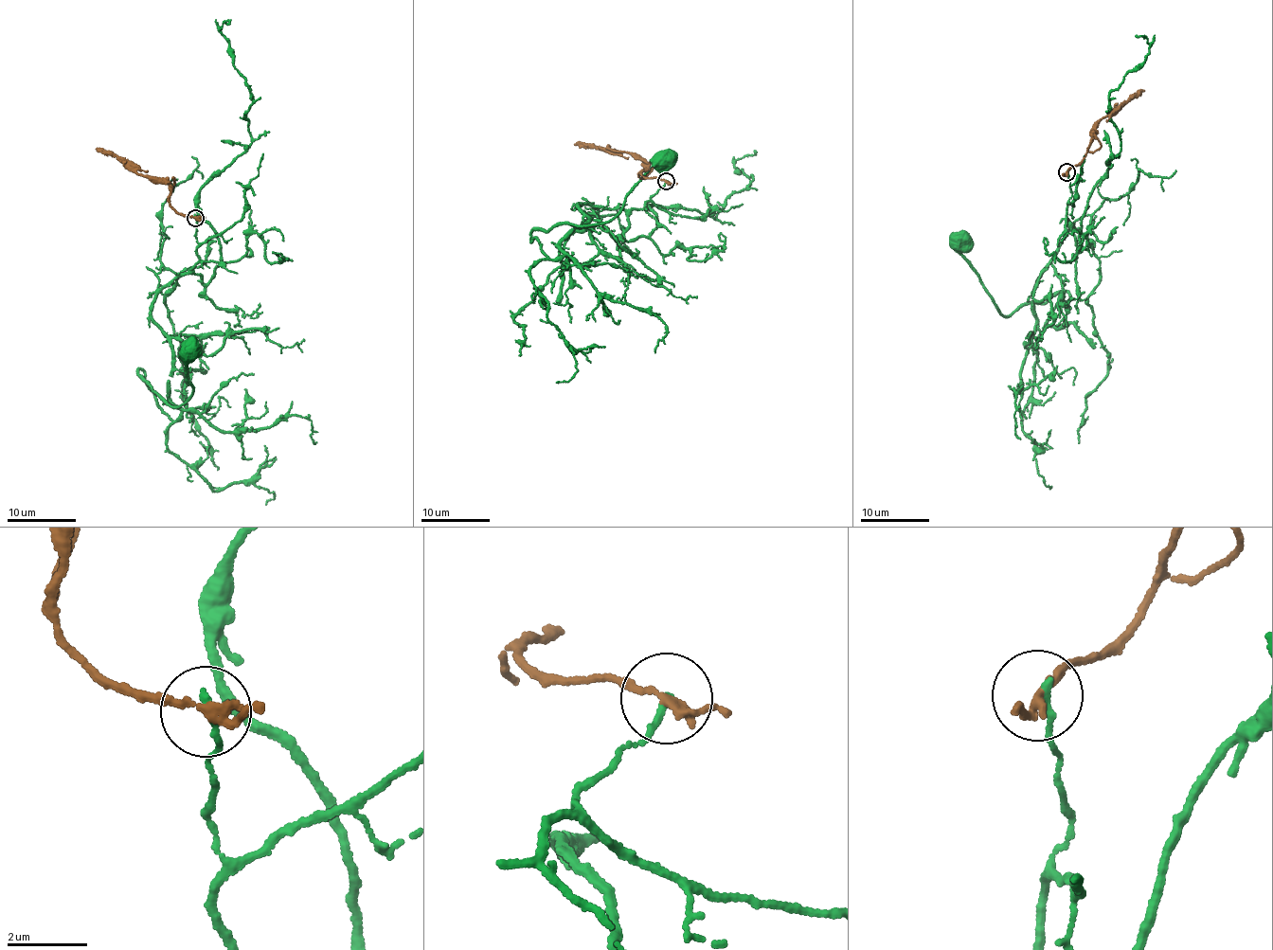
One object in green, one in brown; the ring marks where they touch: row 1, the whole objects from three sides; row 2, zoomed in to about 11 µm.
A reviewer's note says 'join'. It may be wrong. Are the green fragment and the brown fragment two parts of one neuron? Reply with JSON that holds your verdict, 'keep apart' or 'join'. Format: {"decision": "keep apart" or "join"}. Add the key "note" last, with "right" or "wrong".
{"decision": "keep apart", "note": "wrong"}

